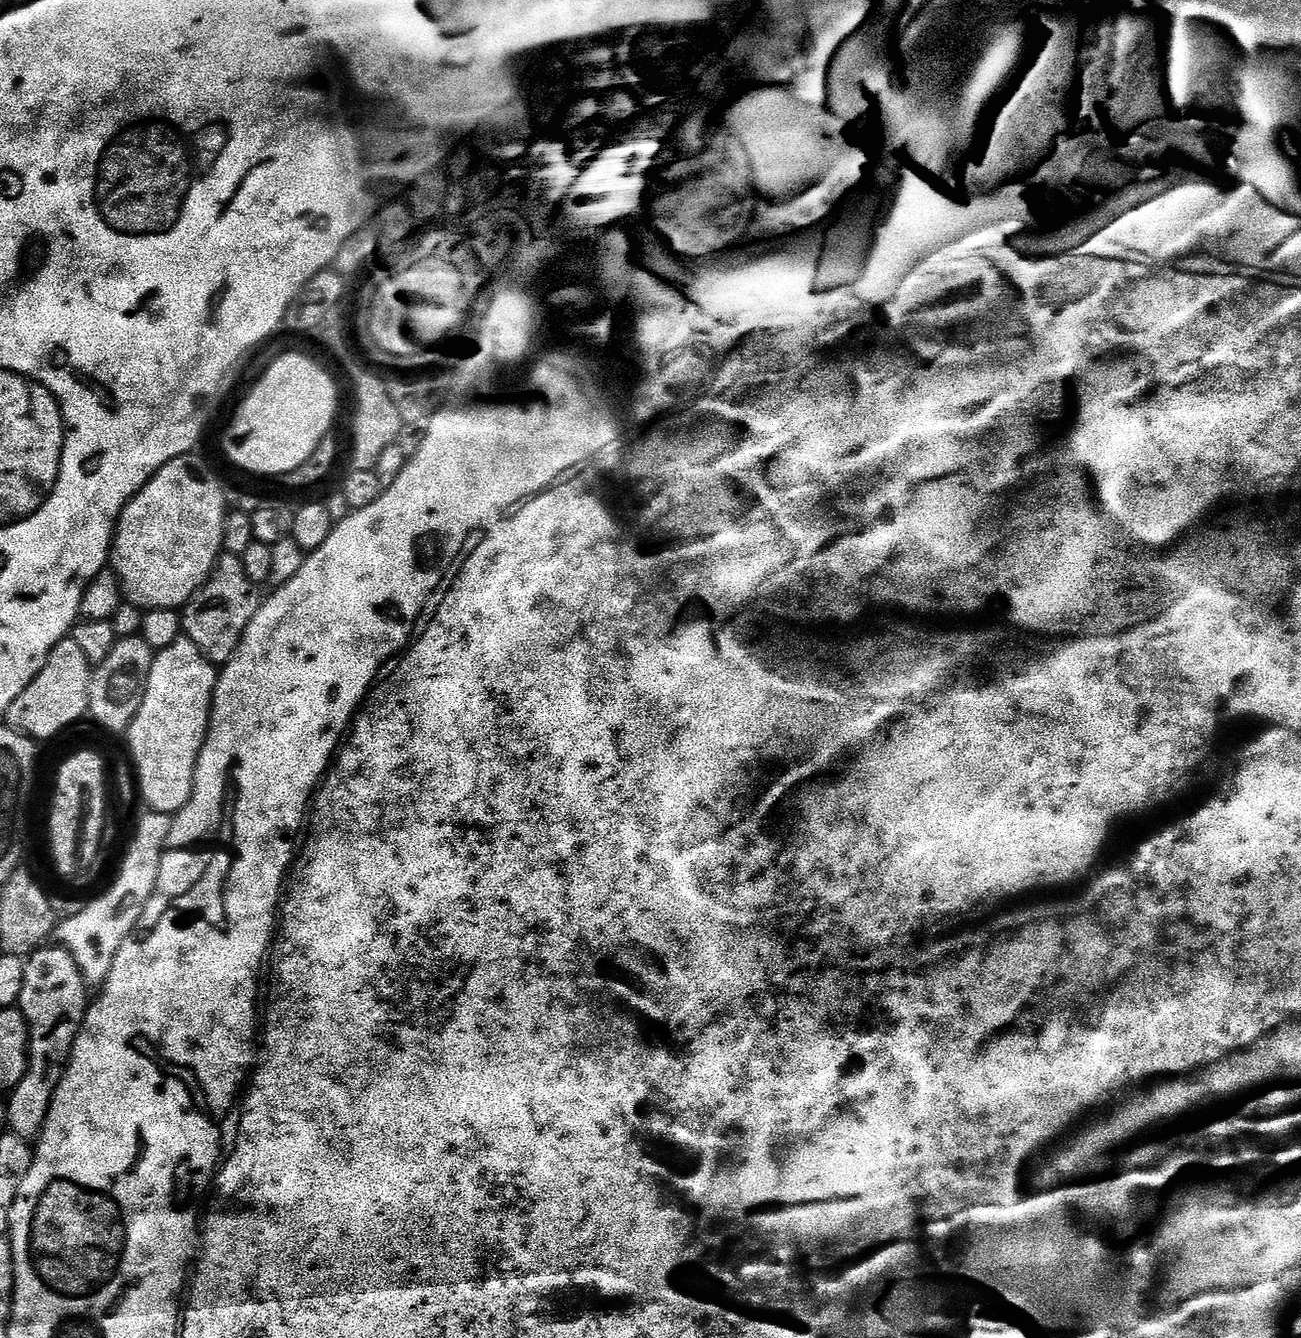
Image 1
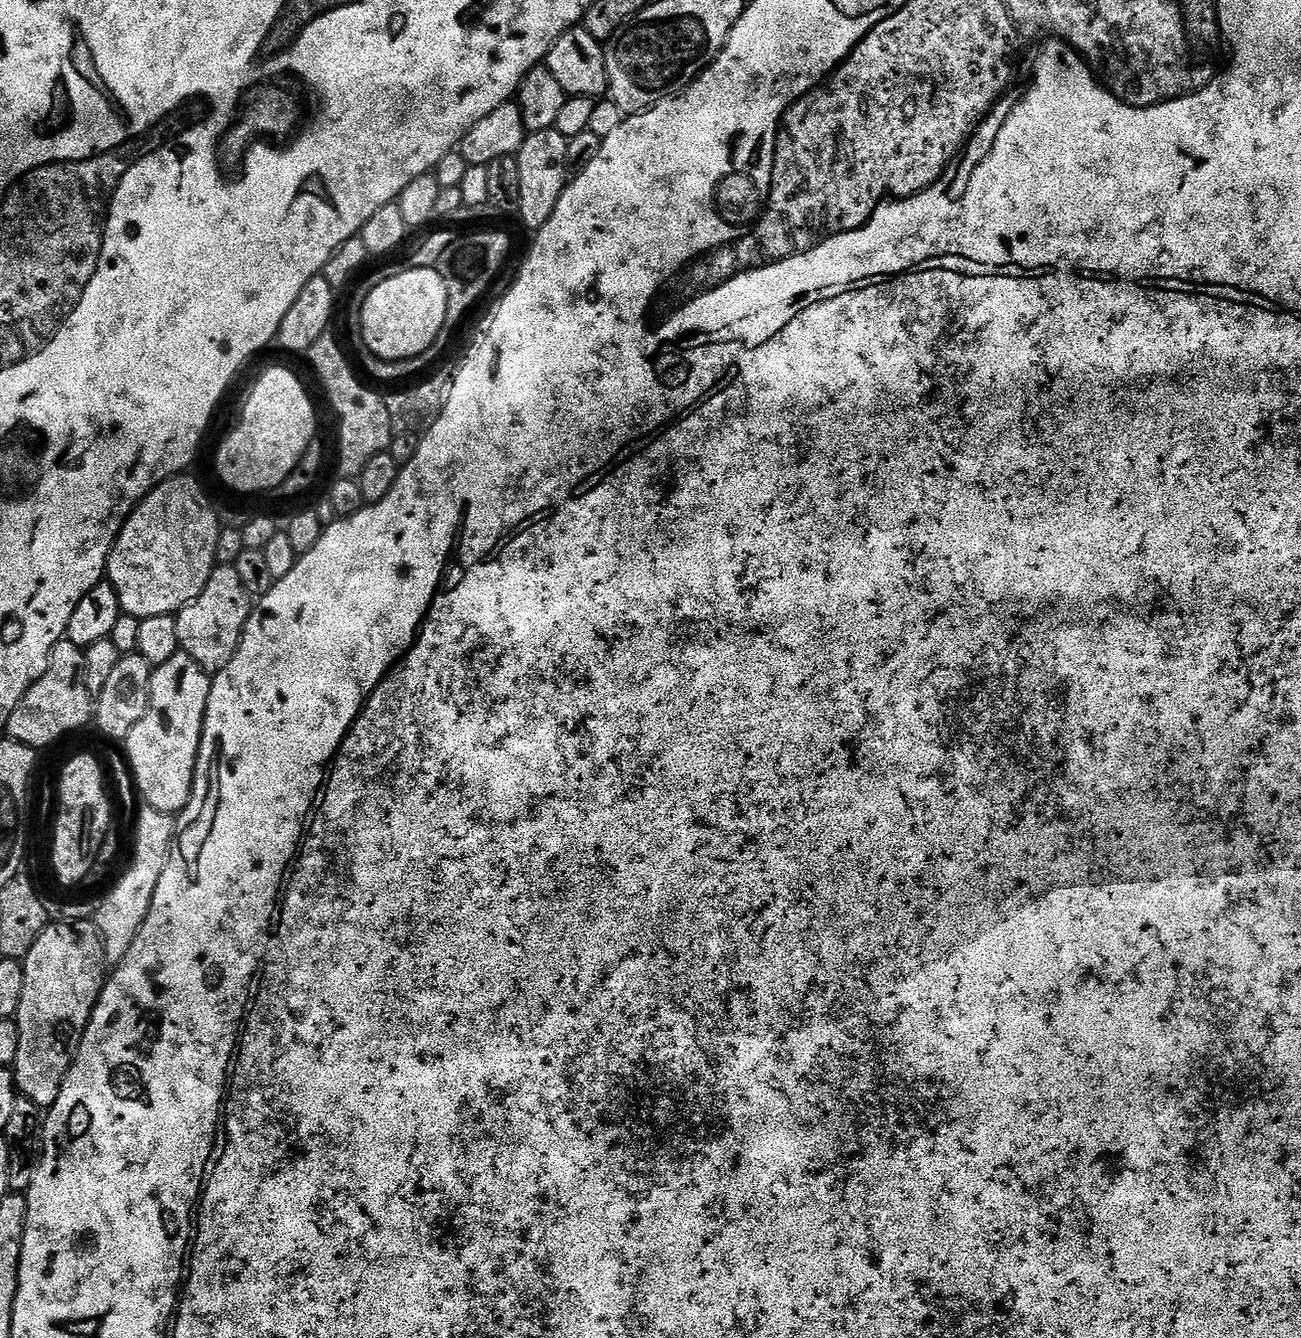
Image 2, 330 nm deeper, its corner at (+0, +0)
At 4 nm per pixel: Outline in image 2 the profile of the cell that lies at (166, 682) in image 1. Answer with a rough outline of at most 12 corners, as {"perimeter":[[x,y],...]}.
{"perimeter":[[185,652],[130,730],[145,801],[188,805],[211,689]]}

